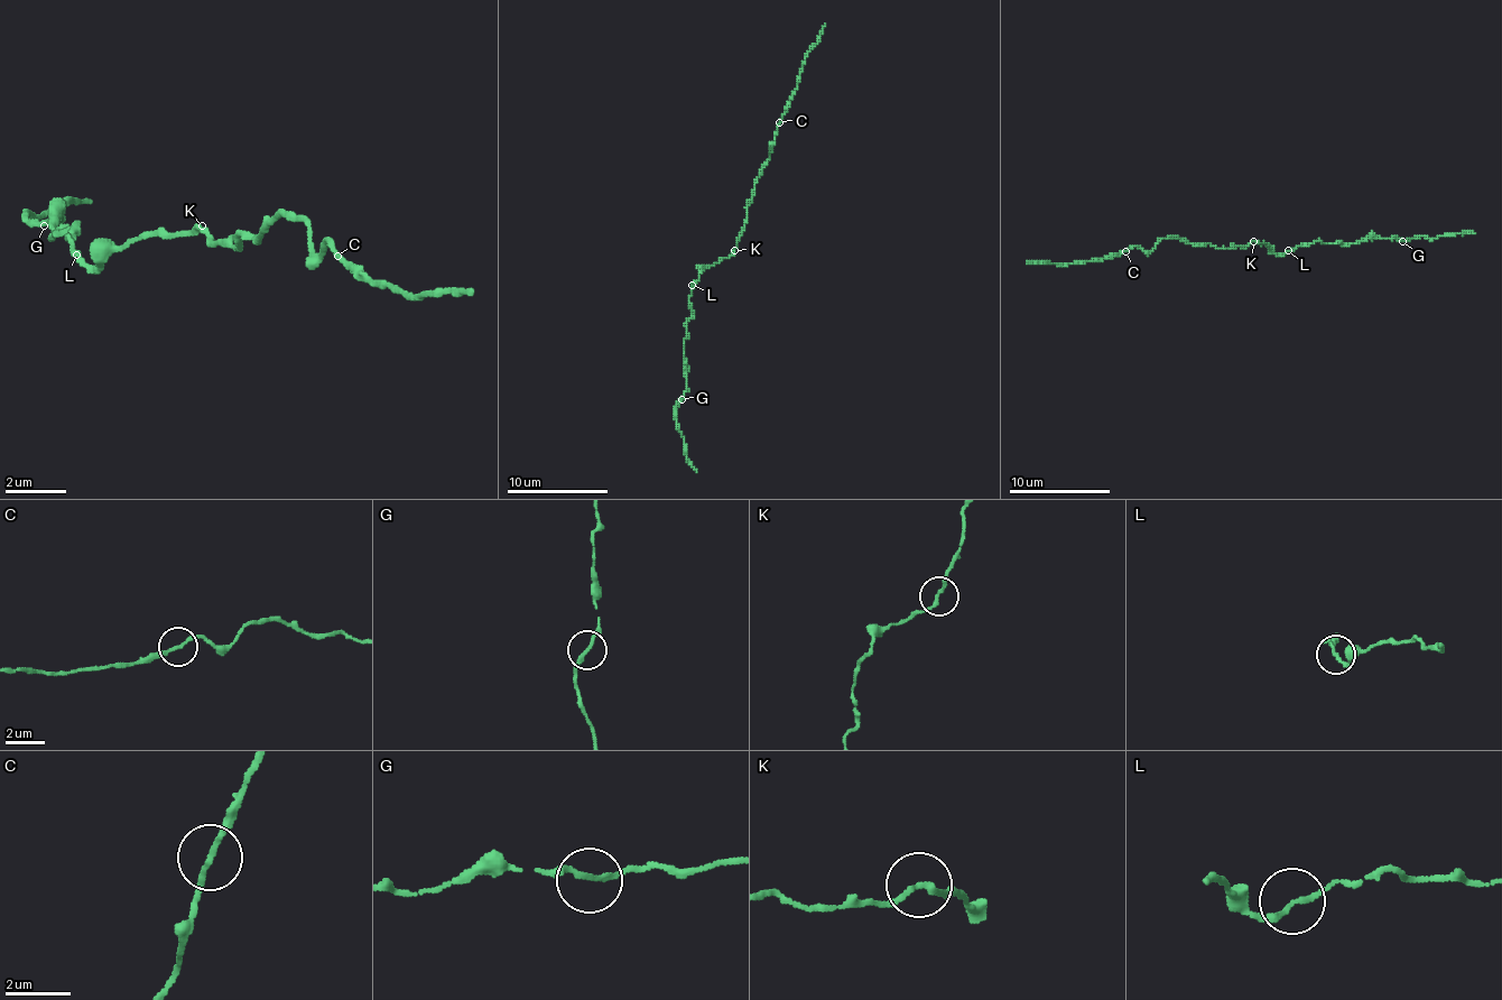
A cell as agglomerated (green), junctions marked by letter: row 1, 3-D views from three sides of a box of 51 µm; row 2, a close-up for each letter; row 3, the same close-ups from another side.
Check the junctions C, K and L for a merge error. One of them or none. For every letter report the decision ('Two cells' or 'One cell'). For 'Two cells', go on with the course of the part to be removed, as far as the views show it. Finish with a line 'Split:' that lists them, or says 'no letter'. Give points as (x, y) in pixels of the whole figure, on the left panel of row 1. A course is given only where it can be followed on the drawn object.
C: One cell
K: One cell
L: One cell
Split: no letter

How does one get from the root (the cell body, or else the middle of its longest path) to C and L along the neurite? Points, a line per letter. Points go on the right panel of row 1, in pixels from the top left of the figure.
C: (1251, 243), (1215, 249), (1208, 243), (1162, 239), (1150, 251), (1136, 246), (1125, 251)
L: (1251, 243), (1266, 243), (1276, 253), (1289, 251)

